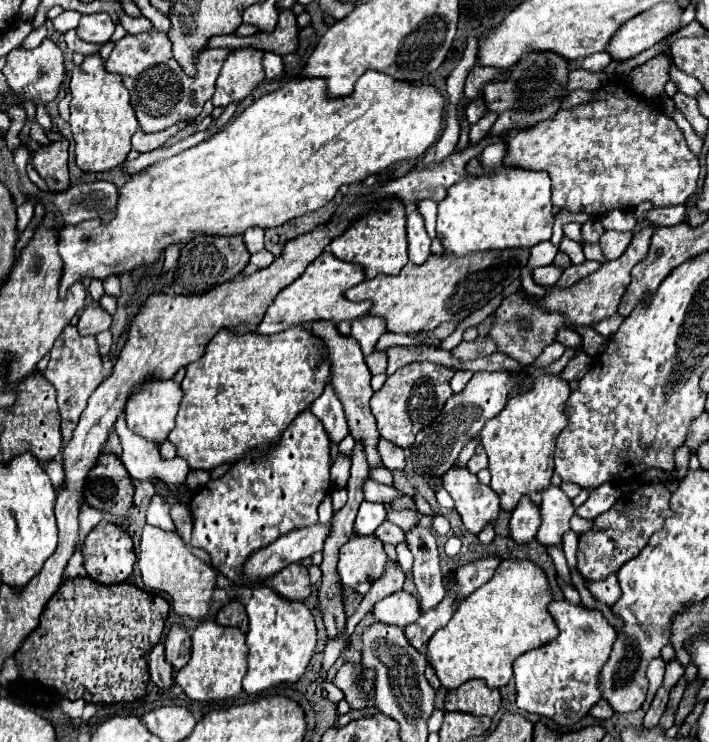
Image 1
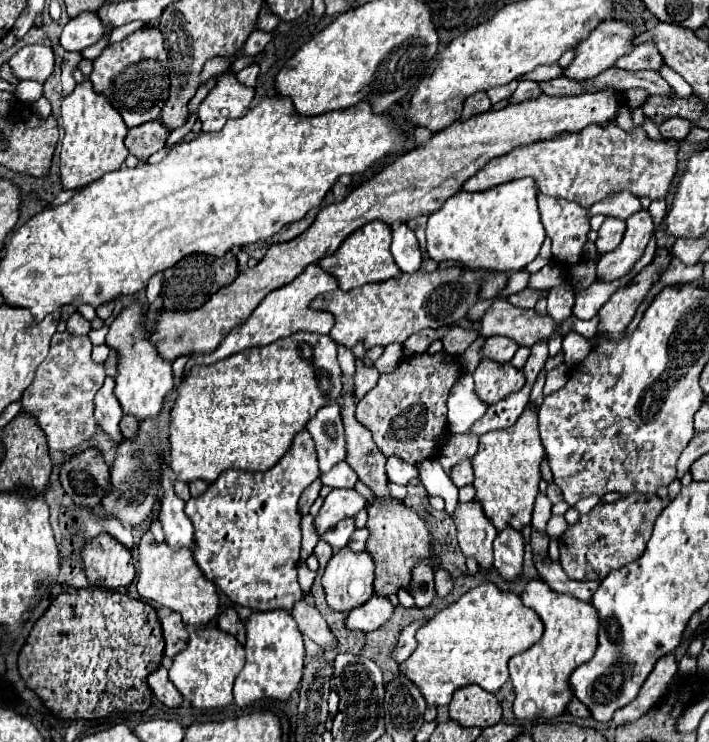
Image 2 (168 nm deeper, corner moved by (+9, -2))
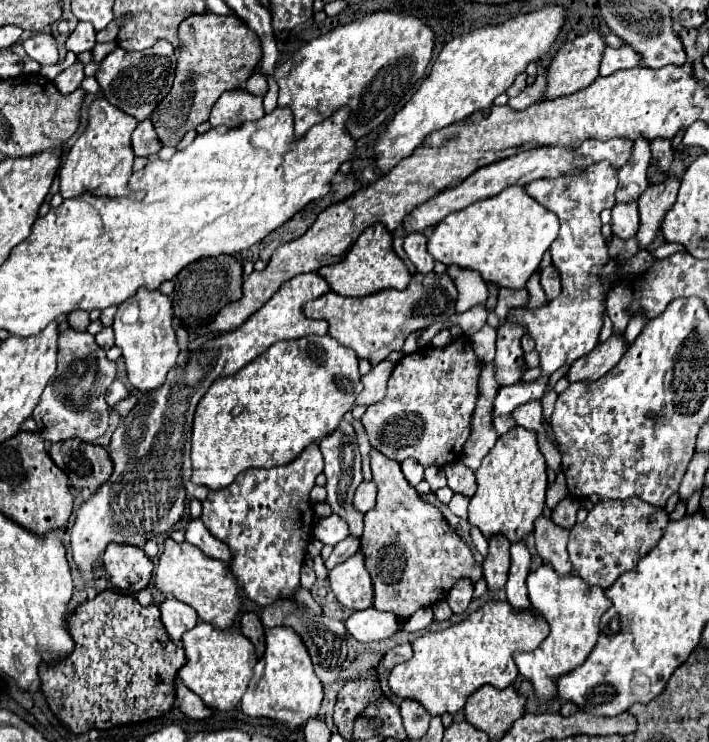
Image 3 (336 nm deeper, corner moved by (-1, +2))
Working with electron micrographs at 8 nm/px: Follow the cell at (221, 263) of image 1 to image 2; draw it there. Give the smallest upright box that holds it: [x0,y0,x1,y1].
[163,252,239,310]

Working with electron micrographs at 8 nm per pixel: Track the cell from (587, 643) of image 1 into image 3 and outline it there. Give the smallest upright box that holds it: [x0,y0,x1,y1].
[513,564,611,702]

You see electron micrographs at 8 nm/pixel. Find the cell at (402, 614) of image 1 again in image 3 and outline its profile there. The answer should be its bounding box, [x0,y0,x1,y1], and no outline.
[345,608,399,642]

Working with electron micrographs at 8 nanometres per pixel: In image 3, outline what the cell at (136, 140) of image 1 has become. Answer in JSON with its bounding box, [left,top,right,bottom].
[131,120,161,156]

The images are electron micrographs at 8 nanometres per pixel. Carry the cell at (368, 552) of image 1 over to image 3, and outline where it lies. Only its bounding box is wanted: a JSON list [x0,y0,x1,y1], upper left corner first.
[329,552,373,610]

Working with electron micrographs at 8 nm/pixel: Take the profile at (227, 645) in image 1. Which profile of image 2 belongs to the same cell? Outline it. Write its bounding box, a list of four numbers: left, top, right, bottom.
[169,628,245,708]

